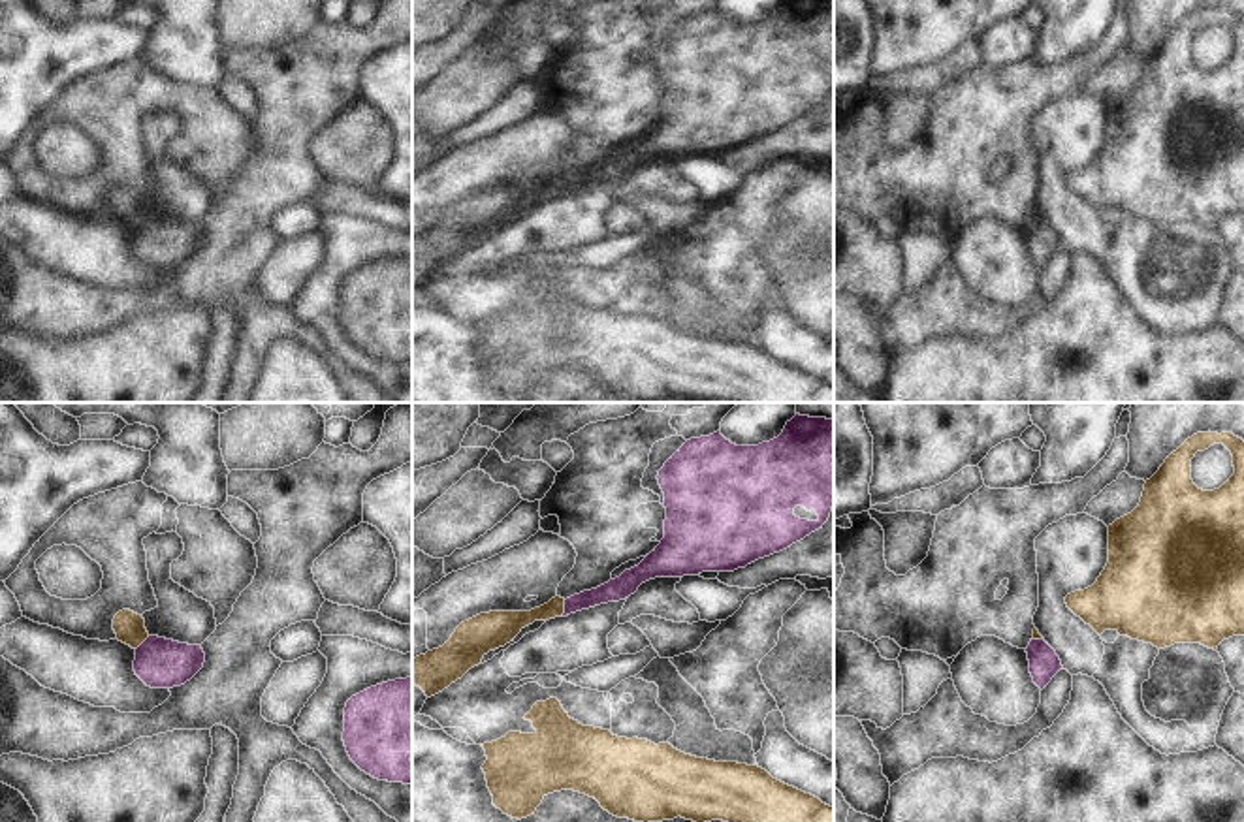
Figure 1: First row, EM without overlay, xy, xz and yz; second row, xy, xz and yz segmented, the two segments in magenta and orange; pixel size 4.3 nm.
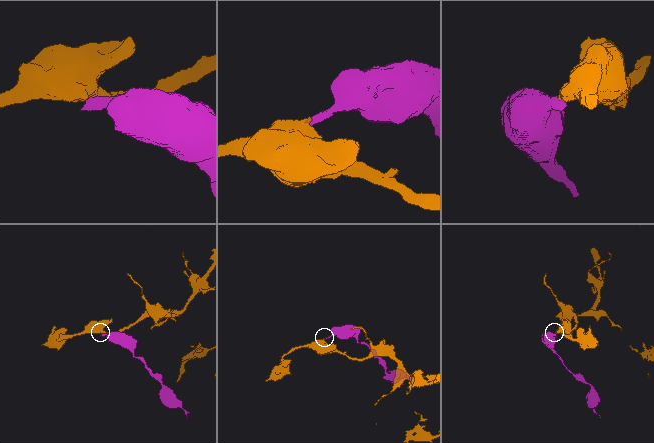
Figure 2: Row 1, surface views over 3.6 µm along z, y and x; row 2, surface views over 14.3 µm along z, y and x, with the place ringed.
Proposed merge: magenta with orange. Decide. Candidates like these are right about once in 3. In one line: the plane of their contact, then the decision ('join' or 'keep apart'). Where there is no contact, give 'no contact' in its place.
meets magenta in xz; keep apart

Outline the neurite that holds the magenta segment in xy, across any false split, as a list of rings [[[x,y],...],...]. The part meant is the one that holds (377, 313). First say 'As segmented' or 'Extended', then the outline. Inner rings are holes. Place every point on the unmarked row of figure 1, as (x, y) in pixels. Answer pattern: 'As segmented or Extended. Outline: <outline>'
As segmented. Outline: [[[412,256],[352,275],[344,286],[343,320],[367,354],[412,363]]]

